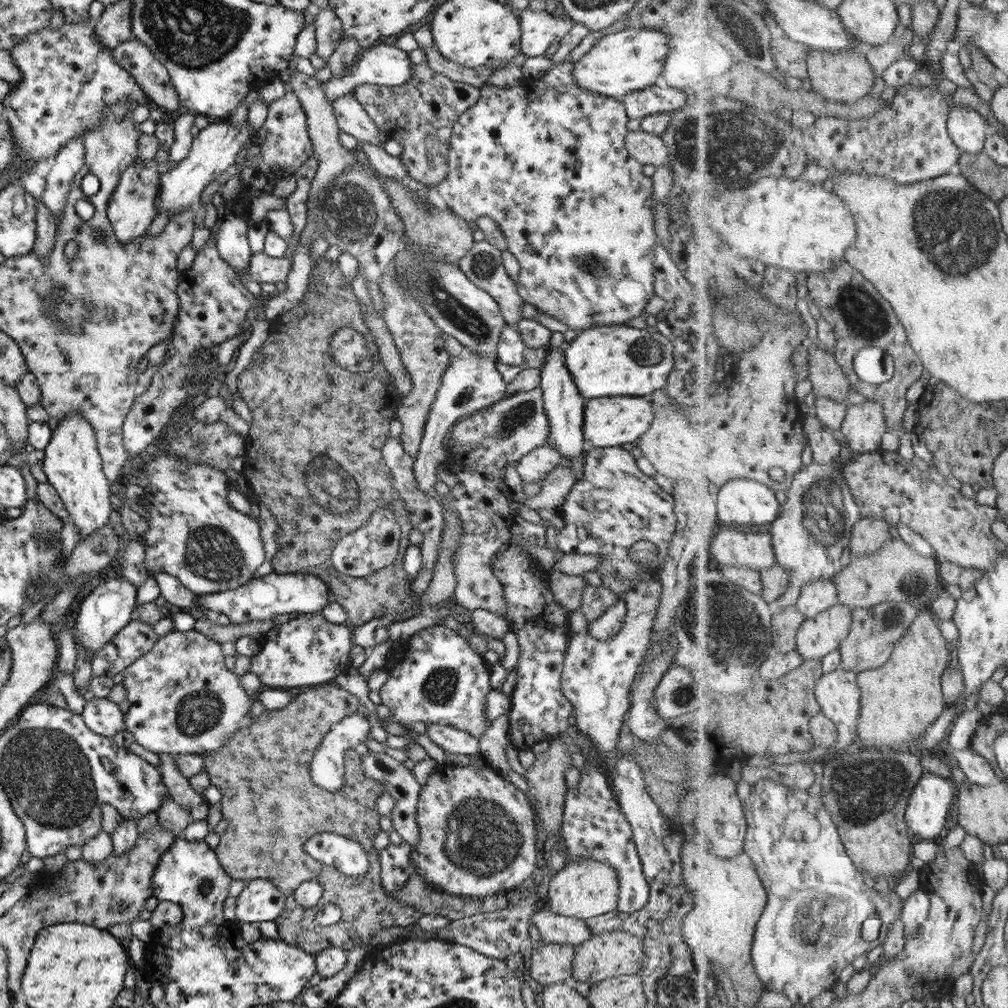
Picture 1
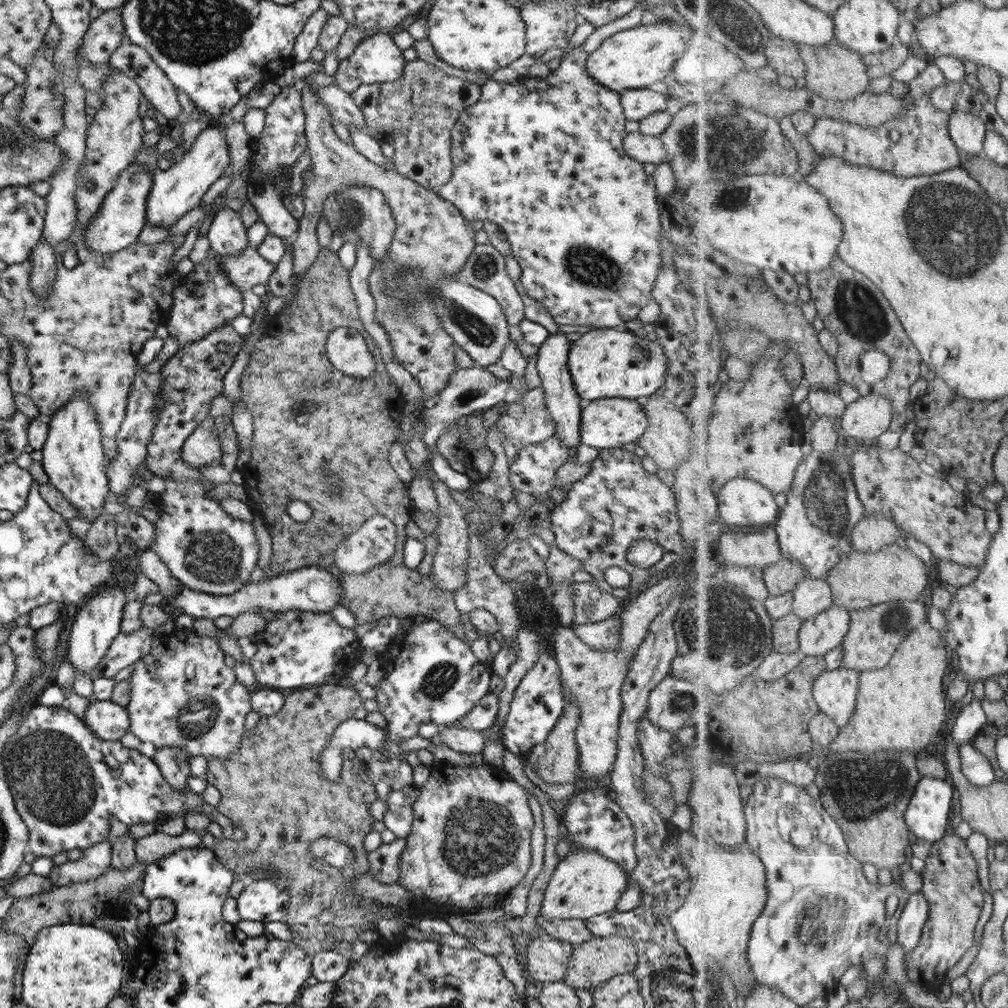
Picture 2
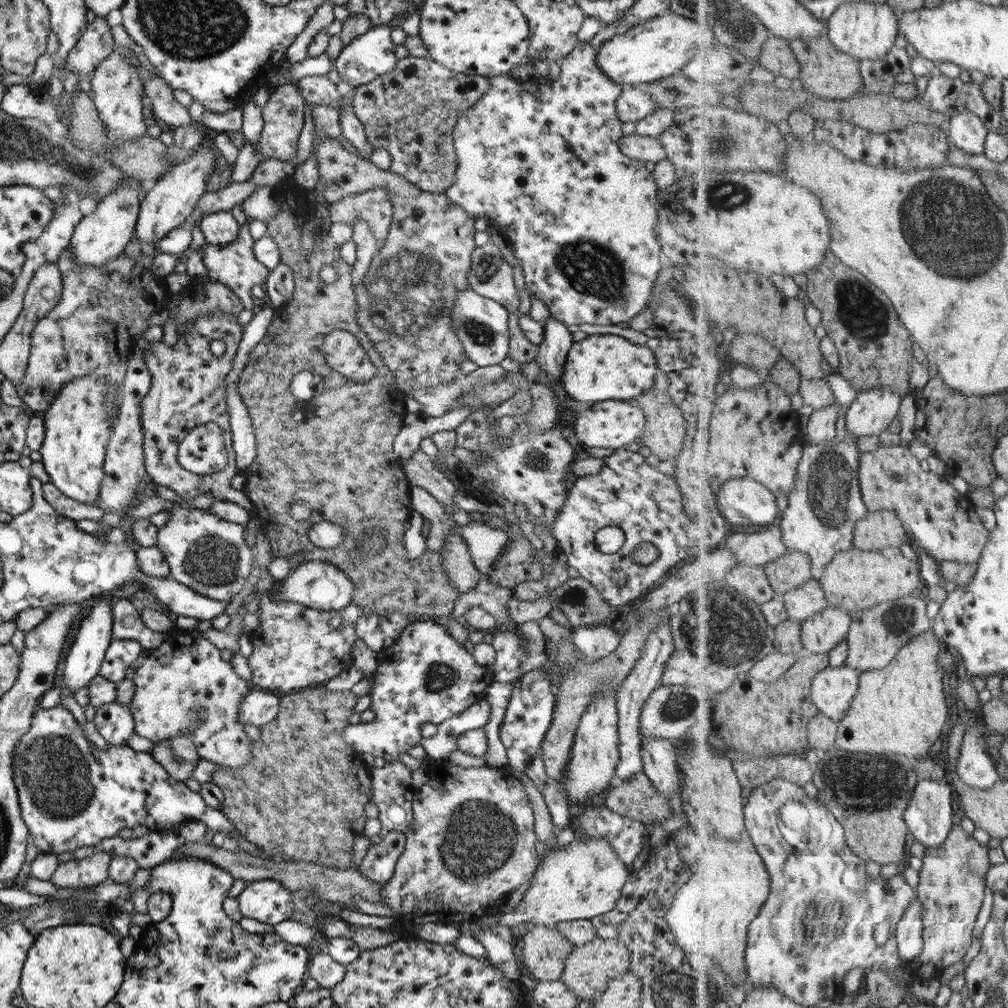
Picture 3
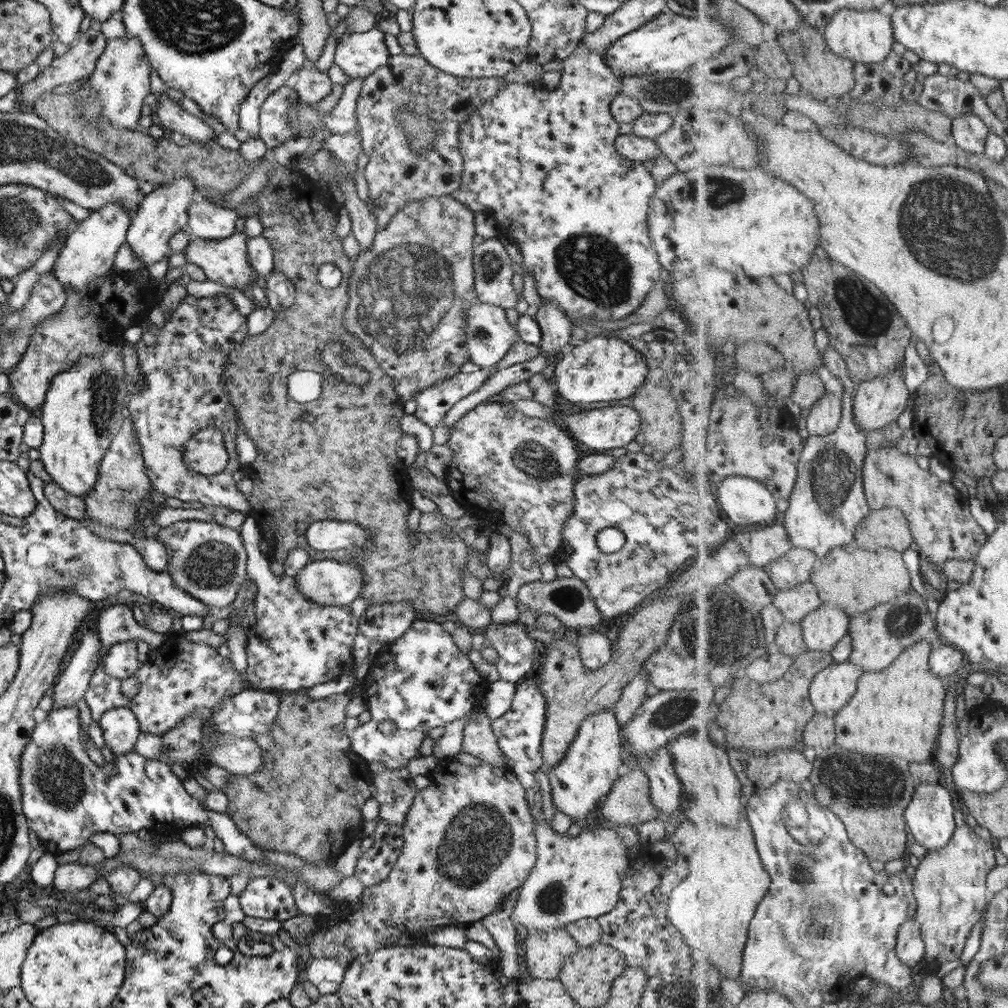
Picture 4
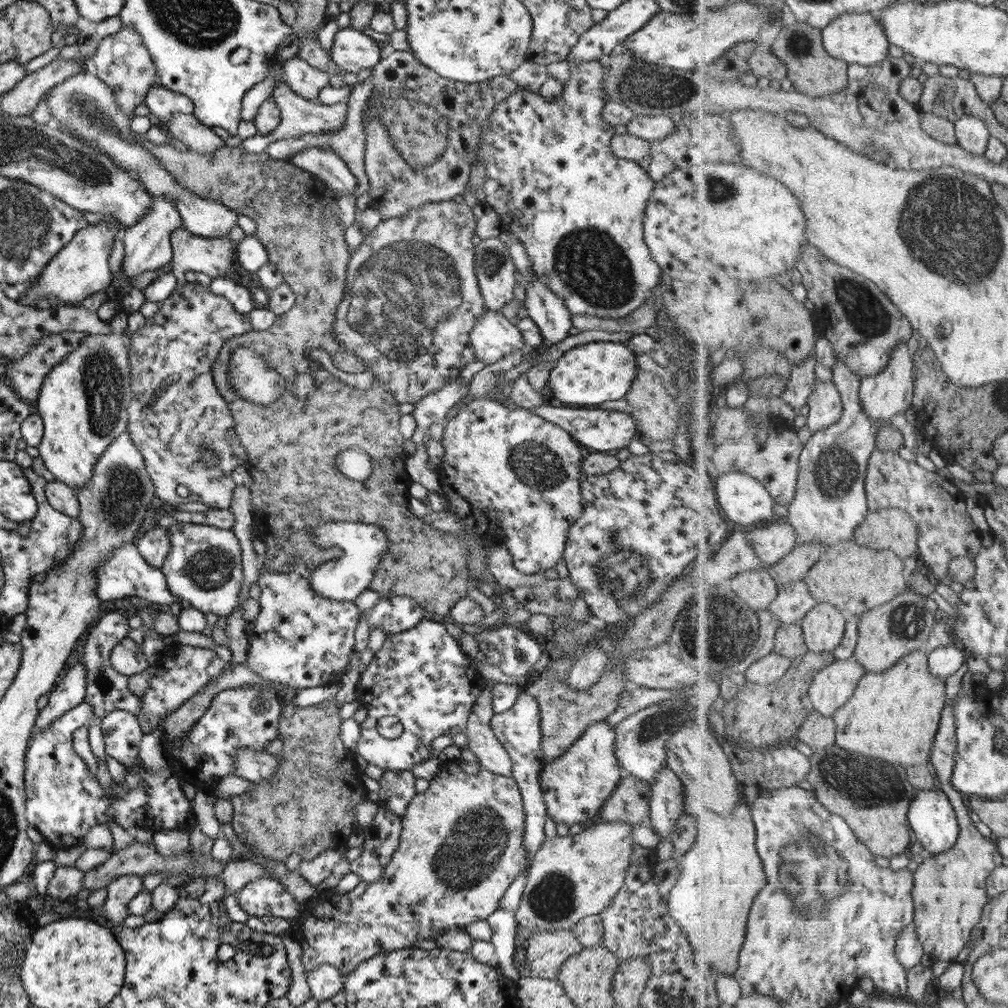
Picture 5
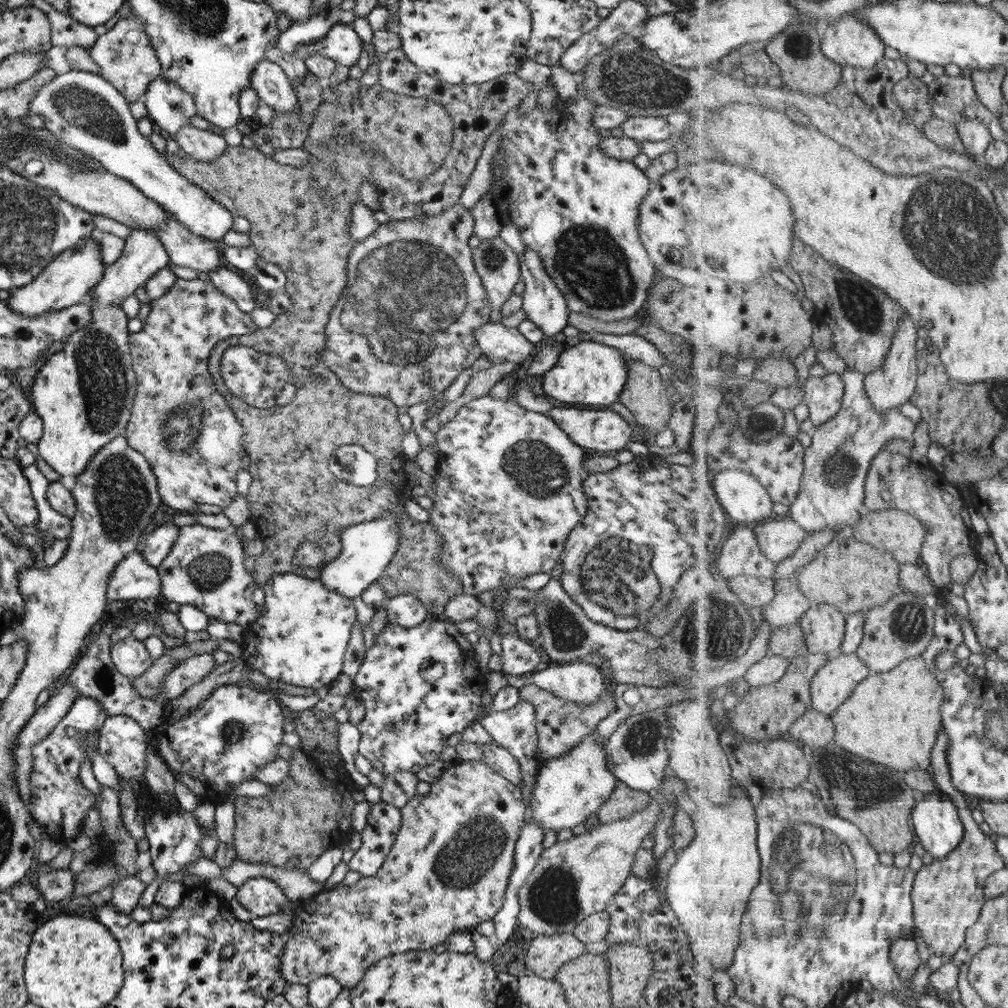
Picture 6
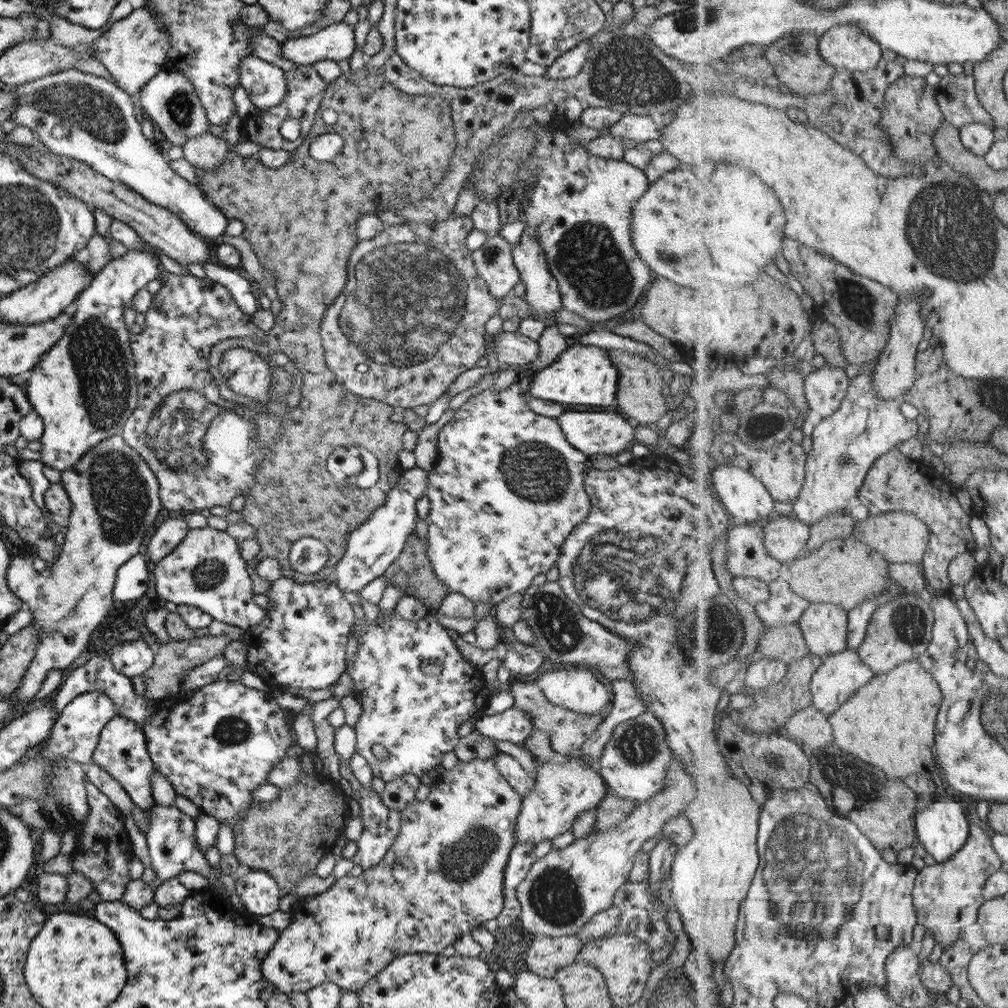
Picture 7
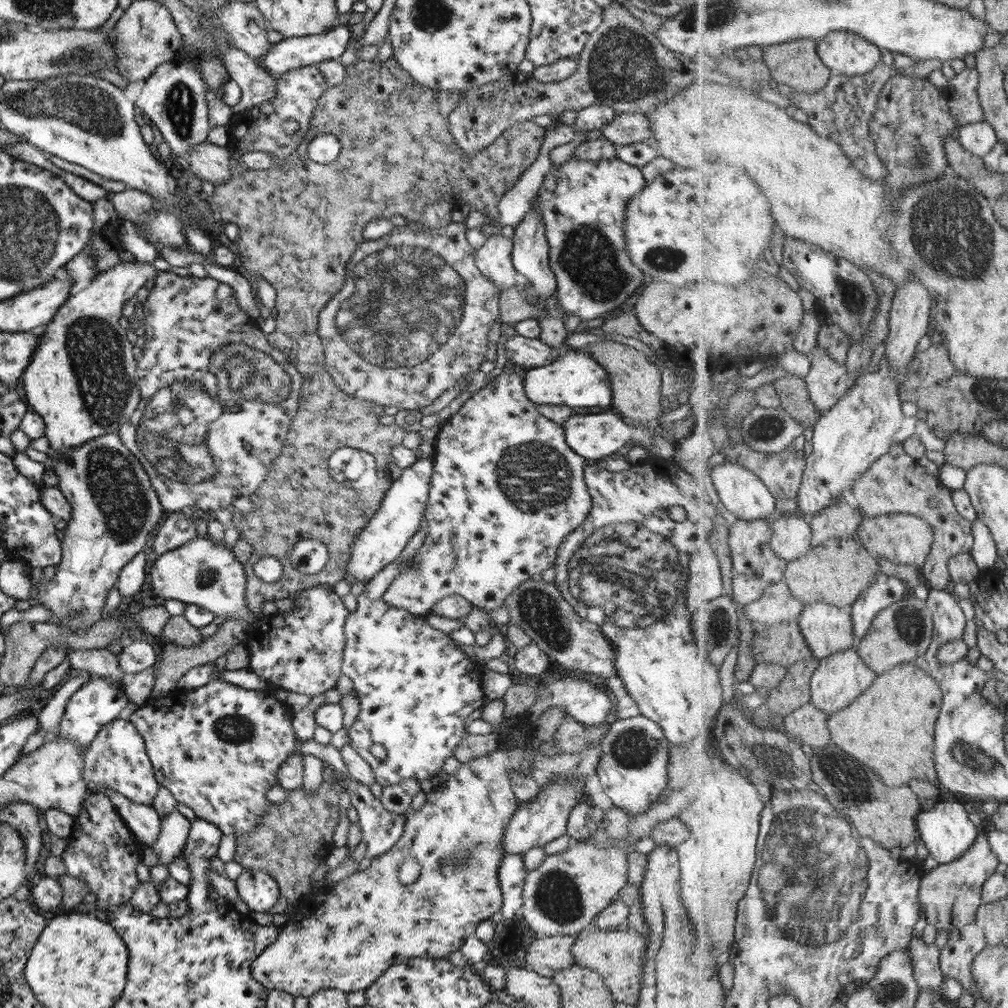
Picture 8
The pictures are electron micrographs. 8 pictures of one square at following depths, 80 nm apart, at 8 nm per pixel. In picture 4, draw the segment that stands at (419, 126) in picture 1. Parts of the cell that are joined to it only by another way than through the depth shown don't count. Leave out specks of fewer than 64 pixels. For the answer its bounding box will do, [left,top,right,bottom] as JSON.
[354,54,502,230]

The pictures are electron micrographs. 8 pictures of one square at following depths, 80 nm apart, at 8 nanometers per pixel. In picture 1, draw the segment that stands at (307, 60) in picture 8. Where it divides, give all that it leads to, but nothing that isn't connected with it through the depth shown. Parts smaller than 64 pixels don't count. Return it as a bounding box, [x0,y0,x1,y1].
[323,41,411,103]

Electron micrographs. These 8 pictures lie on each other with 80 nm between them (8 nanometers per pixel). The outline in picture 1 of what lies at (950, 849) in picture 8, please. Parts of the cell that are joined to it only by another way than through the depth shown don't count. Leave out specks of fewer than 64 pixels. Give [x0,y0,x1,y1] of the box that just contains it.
[906,771,953,841]

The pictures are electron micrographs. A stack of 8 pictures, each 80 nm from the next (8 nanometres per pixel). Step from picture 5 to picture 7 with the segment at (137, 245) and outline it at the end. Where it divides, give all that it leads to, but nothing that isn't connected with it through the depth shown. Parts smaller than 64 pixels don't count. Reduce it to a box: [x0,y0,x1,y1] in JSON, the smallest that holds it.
[19,249,160,472]

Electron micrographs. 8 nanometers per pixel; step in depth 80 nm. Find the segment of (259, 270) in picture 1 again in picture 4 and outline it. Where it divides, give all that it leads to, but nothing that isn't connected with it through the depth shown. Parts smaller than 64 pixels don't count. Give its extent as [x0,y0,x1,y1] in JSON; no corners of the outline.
[185,231,256,292]

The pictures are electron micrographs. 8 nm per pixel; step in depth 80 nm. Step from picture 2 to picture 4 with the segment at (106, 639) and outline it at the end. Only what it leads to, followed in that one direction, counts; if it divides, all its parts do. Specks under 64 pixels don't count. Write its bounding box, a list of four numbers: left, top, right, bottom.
[49,619,100,709]

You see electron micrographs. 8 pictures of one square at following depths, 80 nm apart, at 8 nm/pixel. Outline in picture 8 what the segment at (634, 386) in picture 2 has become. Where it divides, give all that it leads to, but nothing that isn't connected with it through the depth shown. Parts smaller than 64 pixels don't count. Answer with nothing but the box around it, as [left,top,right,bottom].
[521,349,611,408]

